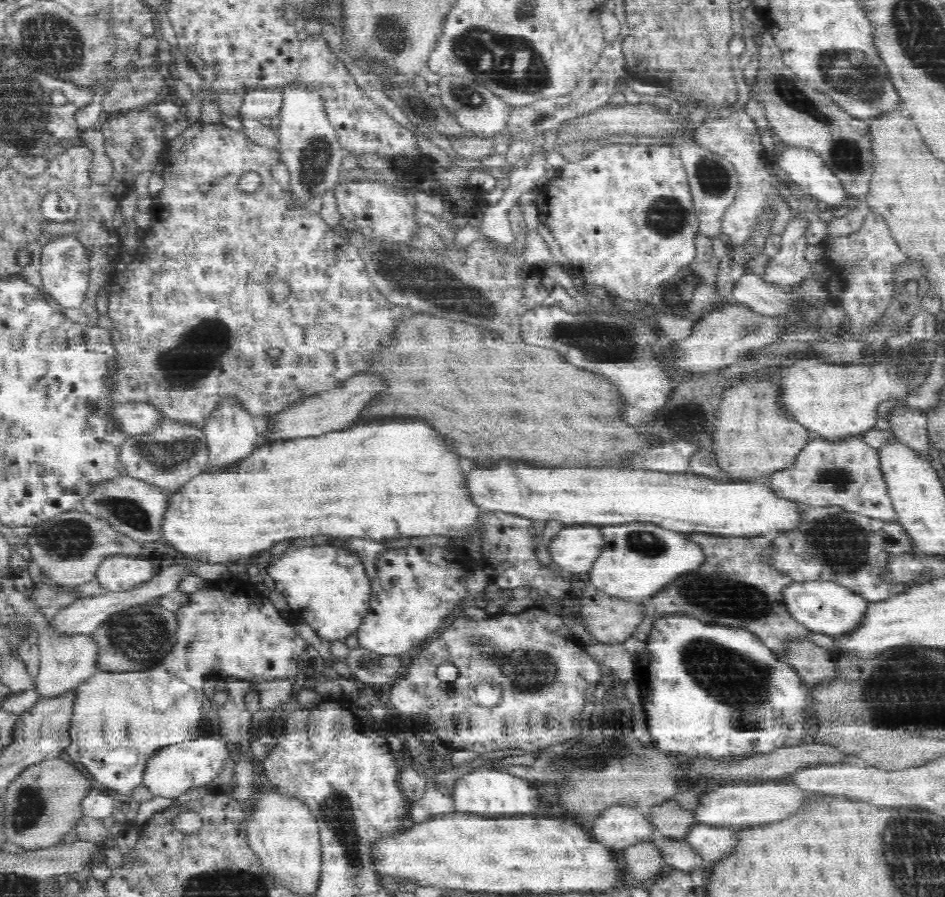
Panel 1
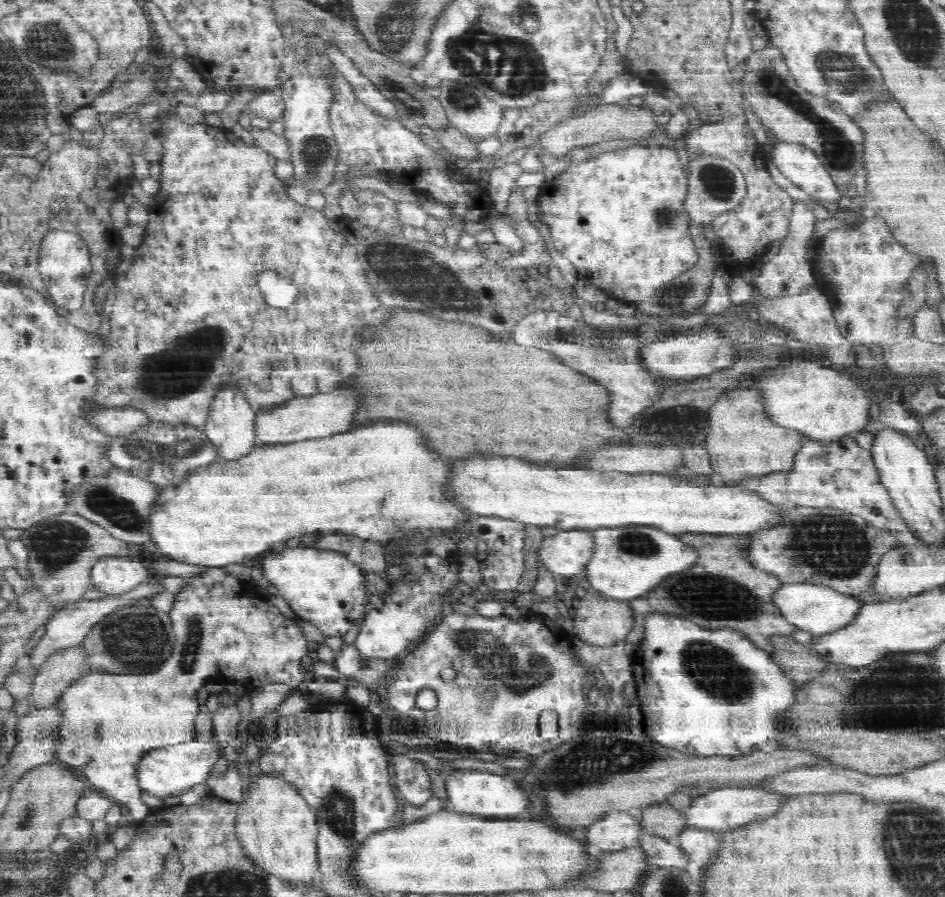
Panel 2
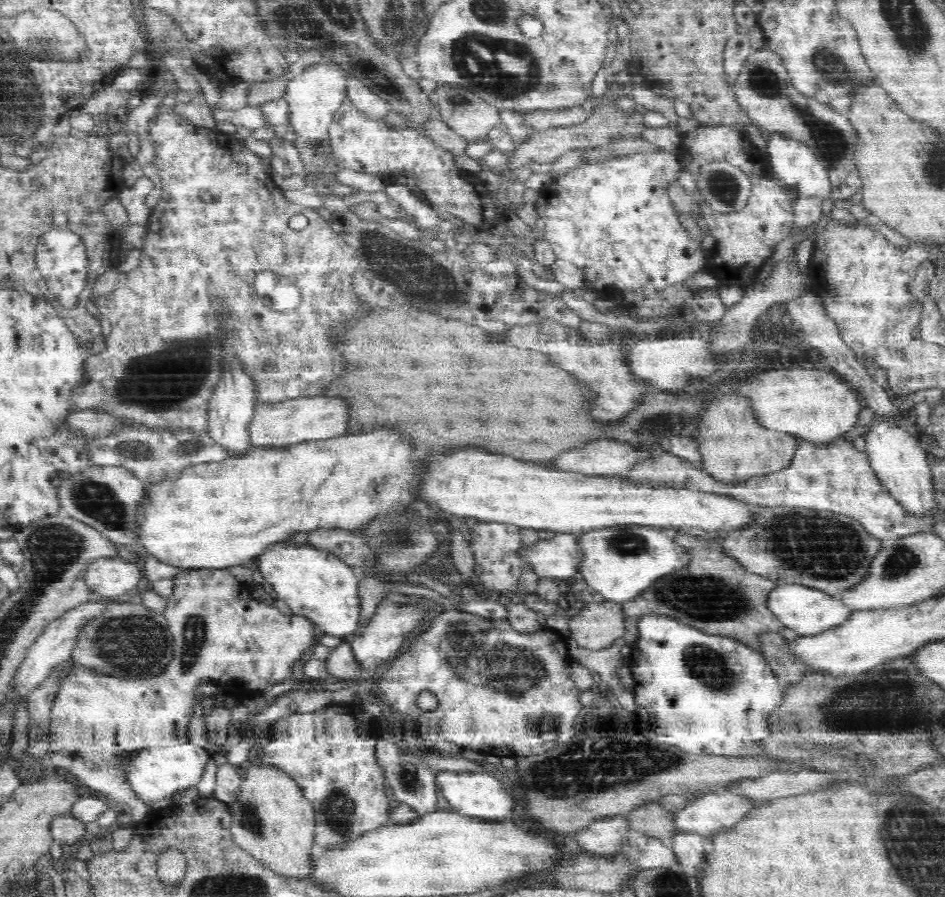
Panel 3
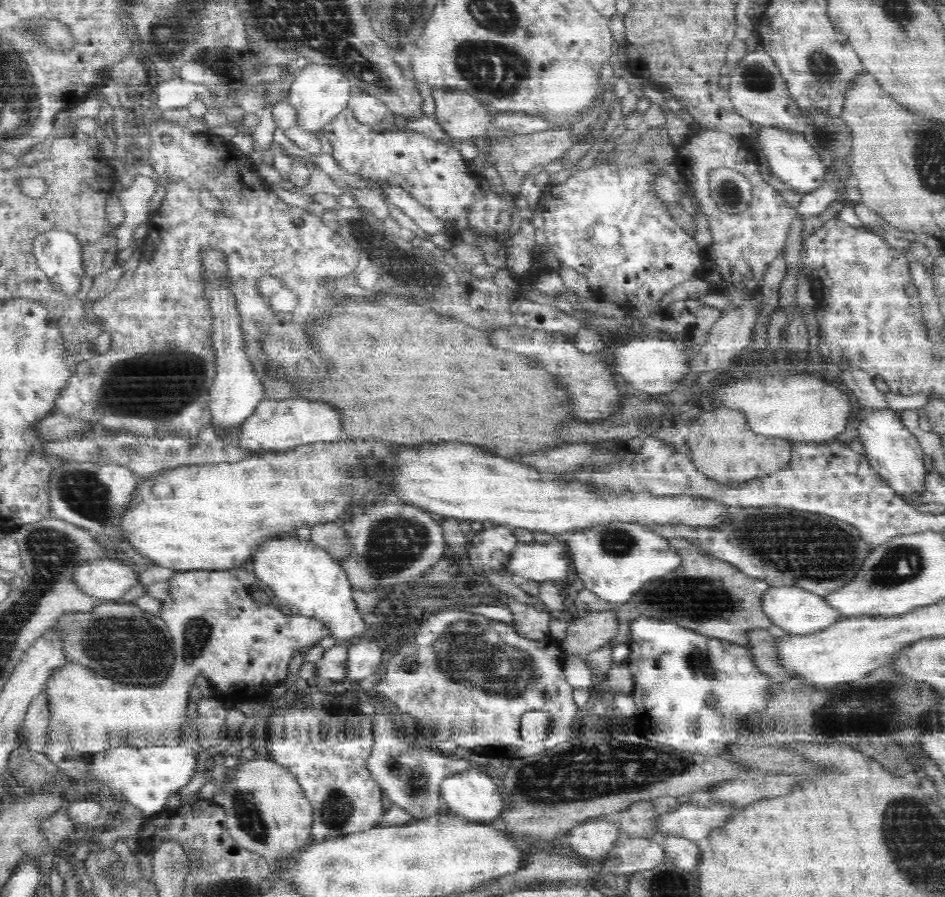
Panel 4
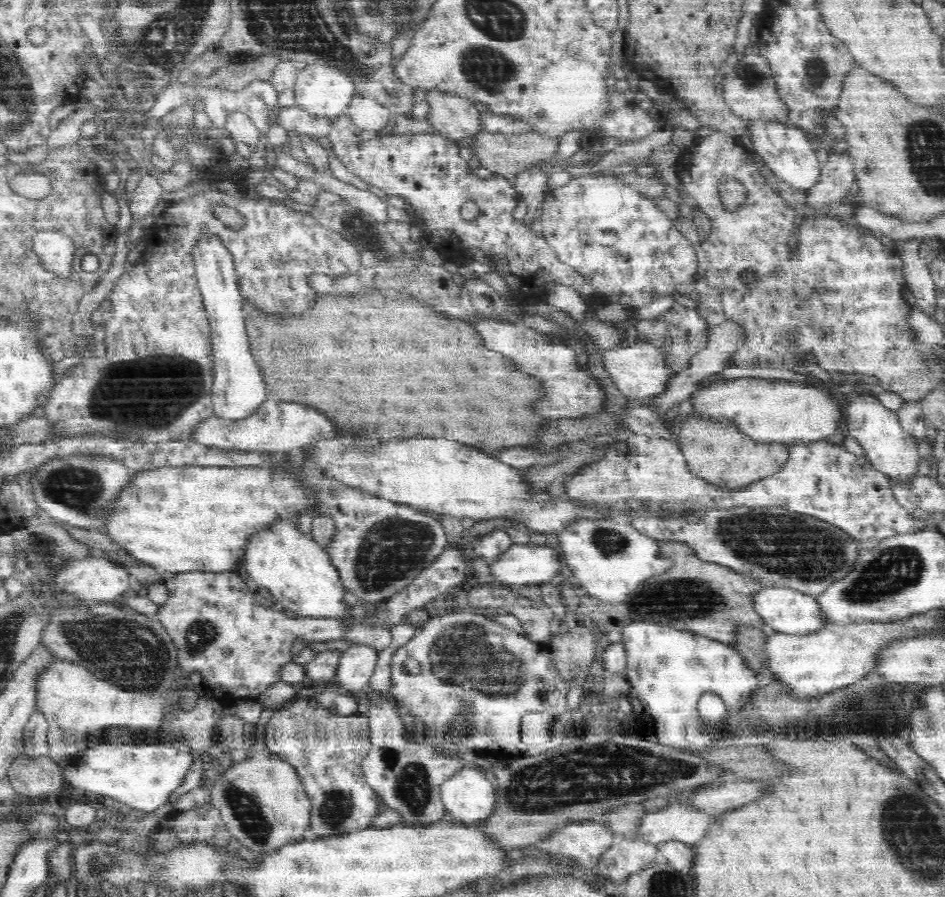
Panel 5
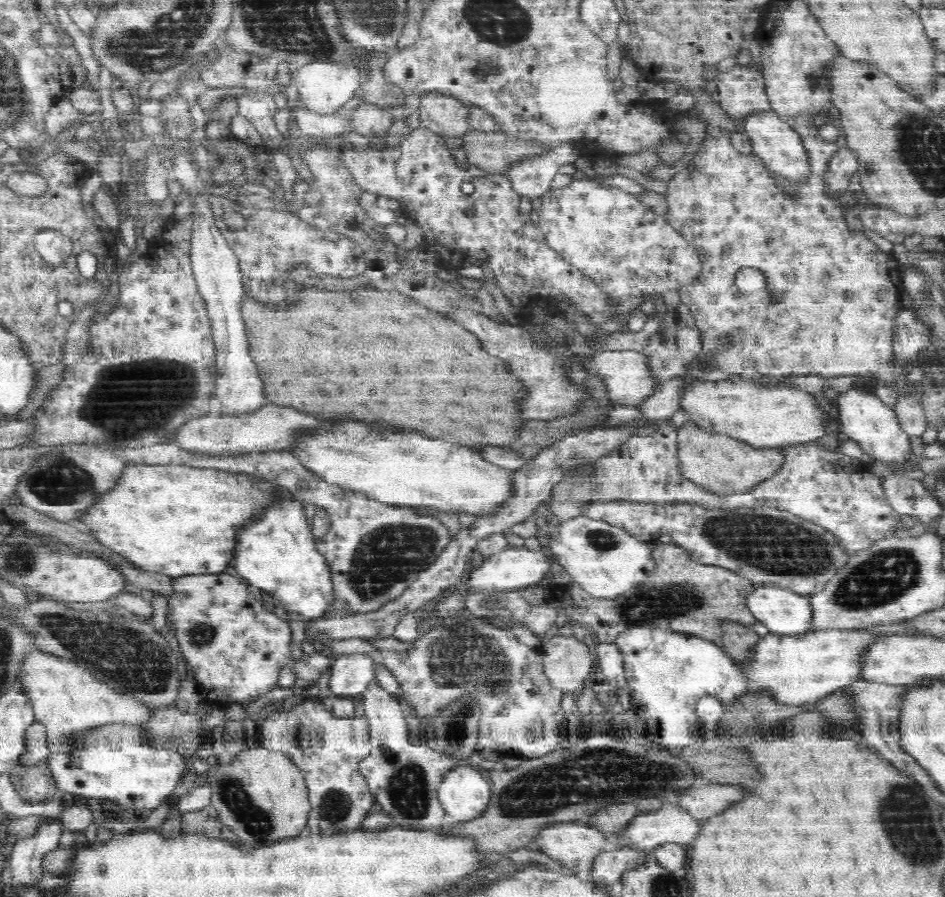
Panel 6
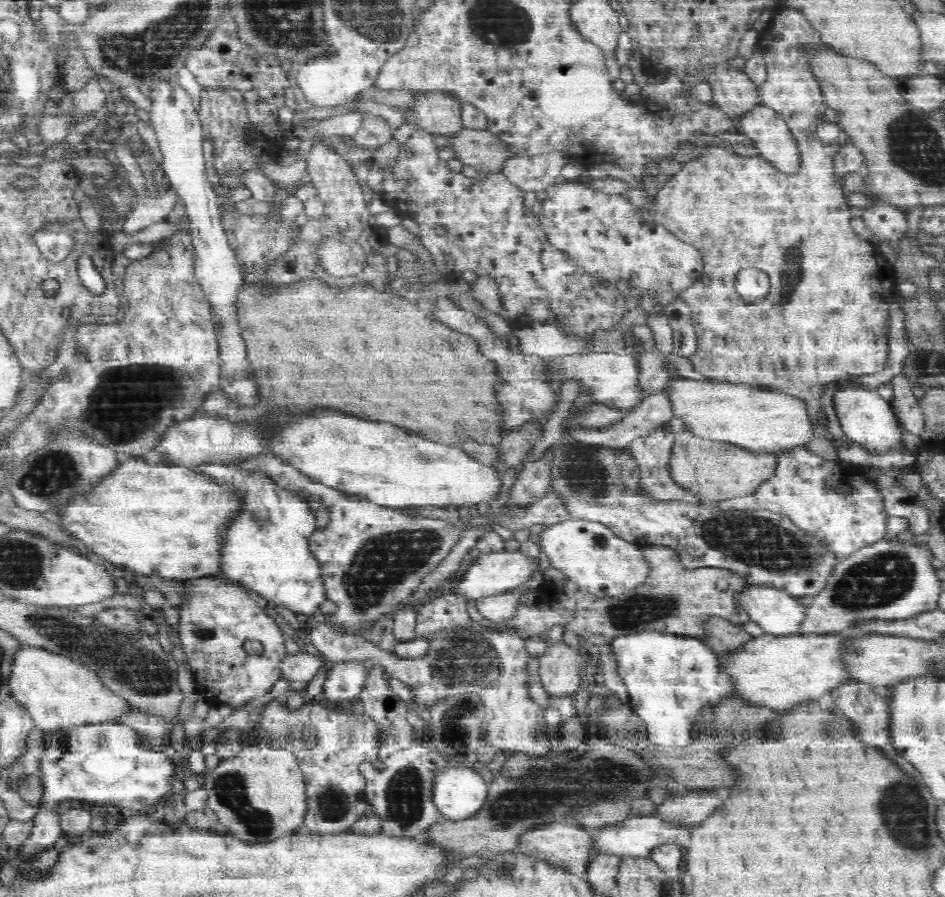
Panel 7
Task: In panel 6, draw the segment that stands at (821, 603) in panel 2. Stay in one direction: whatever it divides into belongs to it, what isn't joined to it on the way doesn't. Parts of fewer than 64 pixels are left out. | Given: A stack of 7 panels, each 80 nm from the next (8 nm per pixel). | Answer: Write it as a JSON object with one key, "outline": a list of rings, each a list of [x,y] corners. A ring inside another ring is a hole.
{"outline":[[[762,585],[748,595],[747,605],[750,612],[772,633],[797,635],[812,631],[815,627],[813,625],[814,611],[811,597],[792,592],[790,589],[776,585]]]}

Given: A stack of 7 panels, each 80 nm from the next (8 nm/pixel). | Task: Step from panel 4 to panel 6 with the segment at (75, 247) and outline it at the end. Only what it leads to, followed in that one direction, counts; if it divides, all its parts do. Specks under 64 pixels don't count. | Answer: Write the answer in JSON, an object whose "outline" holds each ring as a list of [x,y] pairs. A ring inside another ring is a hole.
{"outline":[[[54,229],[38,231],[34,237],[34,246],[43,262],[54,268],[62,268],[73,251],[71,238]]]}

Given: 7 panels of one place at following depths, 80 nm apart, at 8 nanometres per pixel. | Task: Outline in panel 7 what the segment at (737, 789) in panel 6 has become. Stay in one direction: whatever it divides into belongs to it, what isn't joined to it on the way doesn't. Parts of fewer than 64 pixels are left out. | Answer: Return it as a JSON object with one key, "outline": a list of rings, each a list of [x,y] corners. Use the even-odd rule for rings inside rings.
{"outline":[[[690,790],[684,794],[674,794],[671,800],[665,800],[656,811],[665,816],[685,817],[690,824],[706,820],[716,812],[724,800],[716,796],[716,790]]]}

